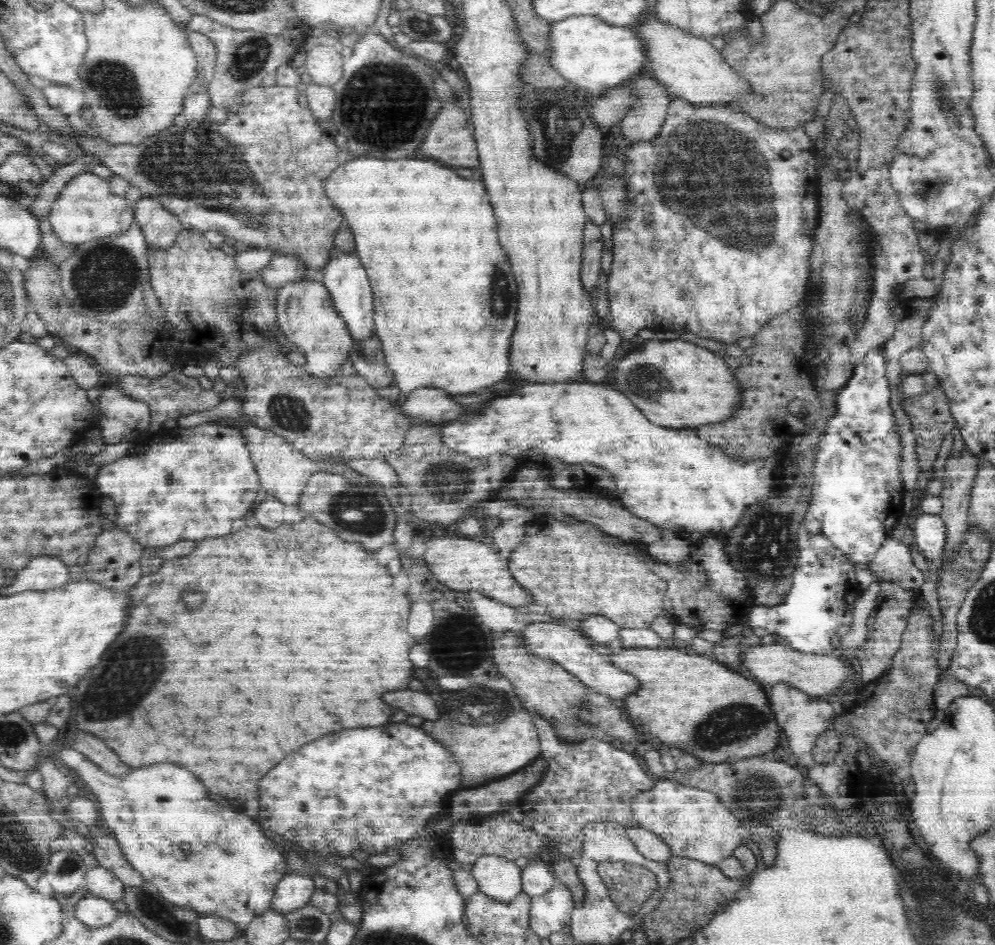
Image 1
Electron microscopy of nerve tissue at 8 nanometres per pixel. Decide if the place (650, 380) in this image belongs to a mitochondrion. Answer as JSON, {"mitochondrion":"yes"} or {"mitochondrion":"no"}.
{"mitochondrion":"yes"}

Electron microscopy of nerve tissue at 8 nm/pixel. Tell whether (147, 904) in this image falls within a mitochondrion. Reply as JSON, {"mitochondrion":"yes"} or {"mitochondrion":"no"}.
{"mitochondrion":"yes"}

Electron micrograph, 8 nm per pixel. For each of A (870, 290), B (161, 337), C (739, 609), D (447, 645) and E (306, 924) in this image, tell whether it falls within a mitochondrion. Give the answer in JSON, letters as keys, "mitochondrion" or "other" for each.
{"A":"other","B":"other","C":"other","D":"mitochondrion","E":"mitochondrion"}

